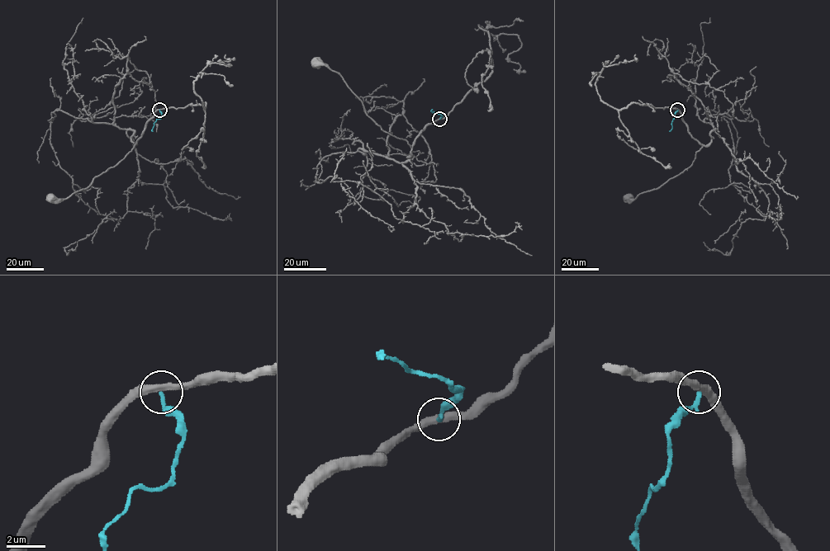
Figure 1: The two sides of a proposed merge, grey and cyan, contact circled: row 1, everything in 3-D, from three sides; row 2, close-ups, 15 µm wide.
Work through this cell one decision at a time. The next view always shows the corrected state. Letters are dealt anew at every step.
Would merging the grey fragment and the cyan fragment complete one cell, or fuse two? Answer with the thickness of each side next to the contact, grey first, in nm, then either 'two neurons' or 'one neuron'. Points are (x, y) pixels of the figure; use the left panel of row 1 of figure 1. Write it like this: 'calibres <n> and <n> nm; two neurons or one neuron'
calibres 360 and 200 nm; two neurons

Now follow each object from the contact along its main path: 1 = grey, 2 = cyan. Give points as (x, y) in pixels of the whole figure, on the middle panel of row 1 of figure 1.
1: (439, 119), (426, 126), (411, 147), (405, 139), (385, 132), (367, 115), (362, 102), (343, 77), (315, 62)
2: (439, 119), (442, 115), (432, 112), (432, 109)

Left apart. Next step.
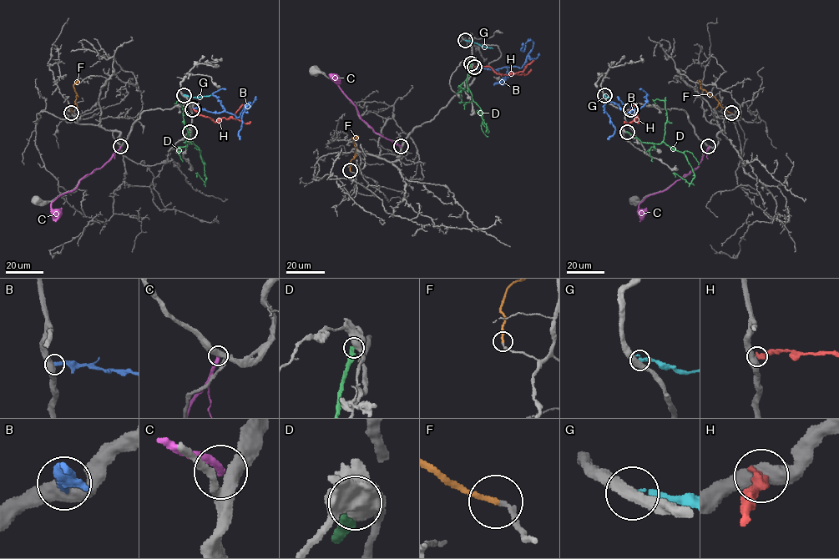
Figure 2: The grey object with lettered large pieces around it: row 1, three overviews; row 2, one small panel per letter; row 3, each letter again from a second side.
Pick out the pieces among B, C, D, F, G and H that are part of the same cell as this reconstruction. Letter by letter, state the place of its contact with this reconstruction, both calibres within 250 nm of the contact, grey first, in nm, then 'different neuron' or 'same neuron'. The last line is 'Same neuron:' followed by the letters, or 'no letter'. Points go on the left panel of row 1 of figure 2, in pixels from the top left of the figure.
B: meets grey at (193, 108); 500 nm thick on the grey side, 440 nm on the other; different neuron
C: meets grey at (120, 146); 380 nm thick on the grey side, 280 nm on the other; different neuron
D: meets grey at (189, 132); 480 nm thick on the grey side, 400 nm on the other; different neuron
F: meets grey at (71, 113); 180 nm thick on the grey side, 220 nm on the other; same neuron
G: meets grey at (184, 95); 440 nm thick on the grey side, 360 nm on the other; different neuron
H: meets grey at (192, 109); 550 nm thick on the grey side, 420 nm on the other; different neuron
Same neuron: F

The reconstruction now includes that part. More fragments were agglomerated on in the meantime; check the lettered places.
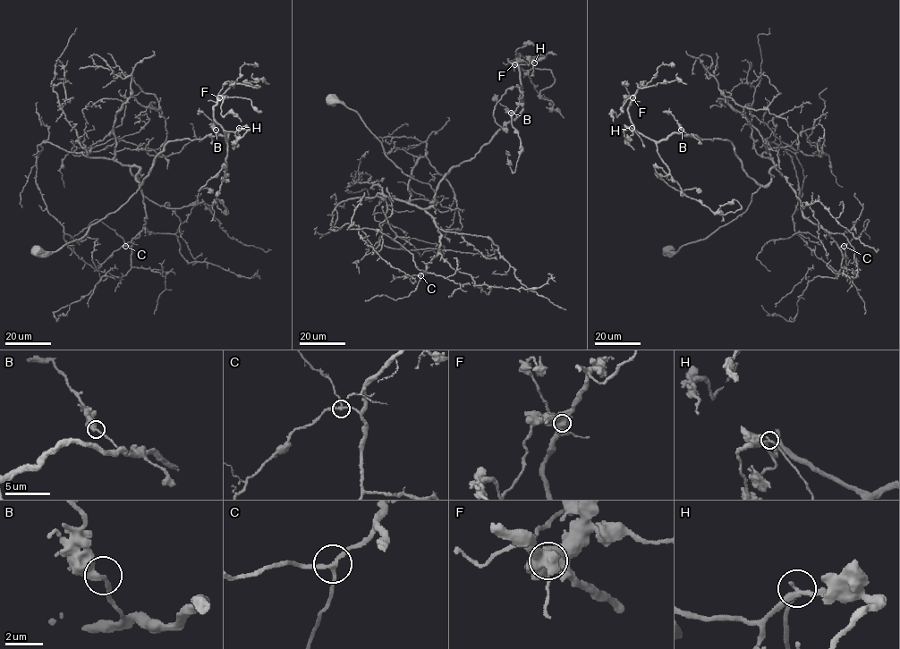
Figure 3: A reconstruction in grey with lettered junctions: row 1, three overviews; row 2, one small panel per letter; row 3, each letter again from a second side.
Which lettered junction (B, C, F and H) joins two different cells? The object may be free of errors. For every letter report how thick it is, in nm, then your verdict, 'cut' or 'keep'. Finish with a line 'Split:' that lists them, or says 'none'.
B: 320 nm | keep
C: 200 nm | keep
F: 800 nm | keep
H: 240 nm | keep
Split: none

